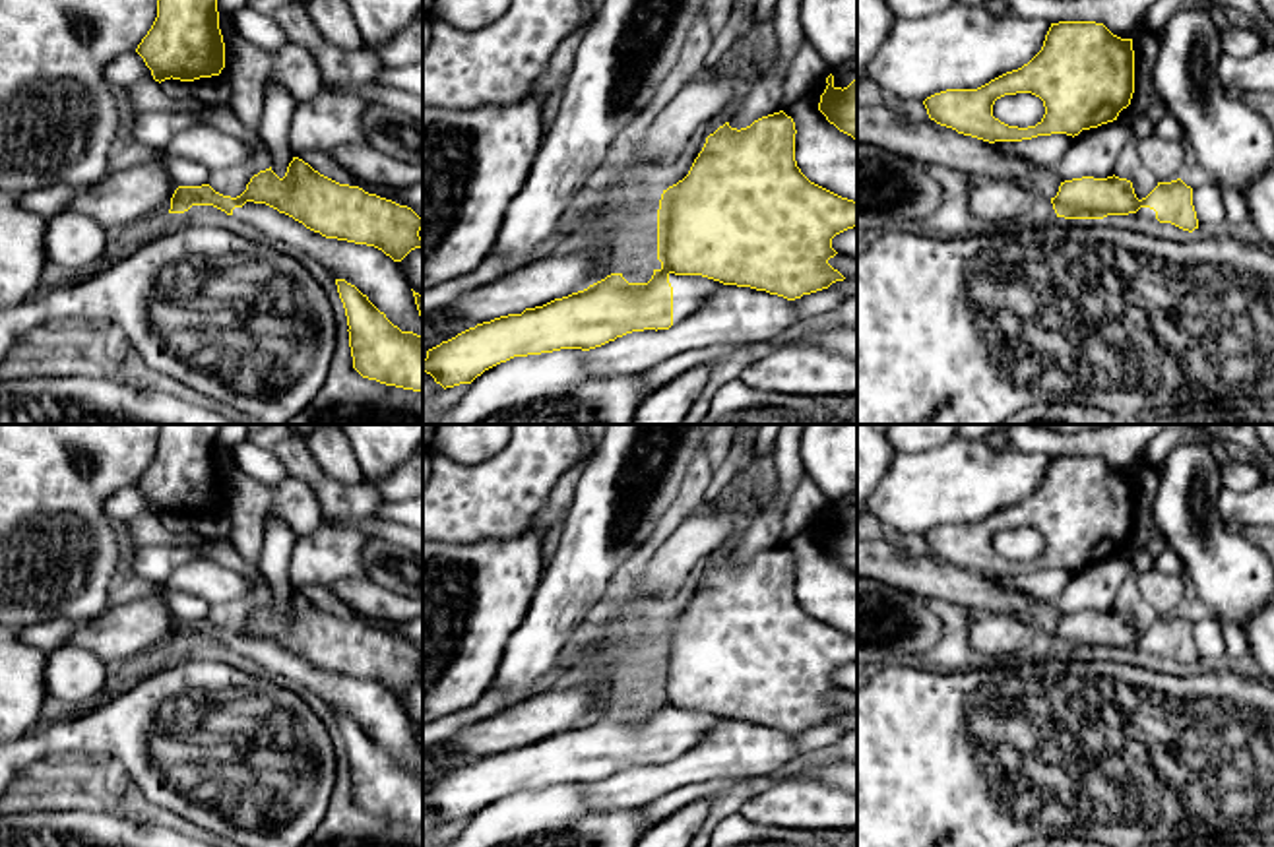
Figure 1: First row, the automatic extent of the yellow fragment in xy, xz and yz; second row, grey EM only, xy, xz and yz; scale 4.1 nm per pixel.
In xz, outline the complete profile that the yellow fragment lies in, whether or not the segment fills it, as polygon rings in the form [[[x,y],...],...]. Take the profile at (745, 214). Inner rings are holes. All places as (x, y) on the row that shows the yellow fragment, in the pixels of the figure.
[[[783,110],[747,128],[729,122],[706,138],[688,174],[663,190],[657,209],[659,269],[648,283],[611,273],[584,291],[477,324],[427,351],[423,370],[444,390],[471,384],[514,357],[560,349],[589,351],[644,329],[669,329],[694,314],[723,285],[750,287],[787,300],[845,277],[828,260],[832,238],[857,227],[857,202],[811,182],[795,161],[795,122]]]

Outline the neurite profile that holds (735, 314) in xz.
[[[723,285],[681,324],[669,329],[626,333],[584,351],[584,359],[595,376],[644,372],[690,349],[768,341],[799,320],[793,302],[783,297]]]

